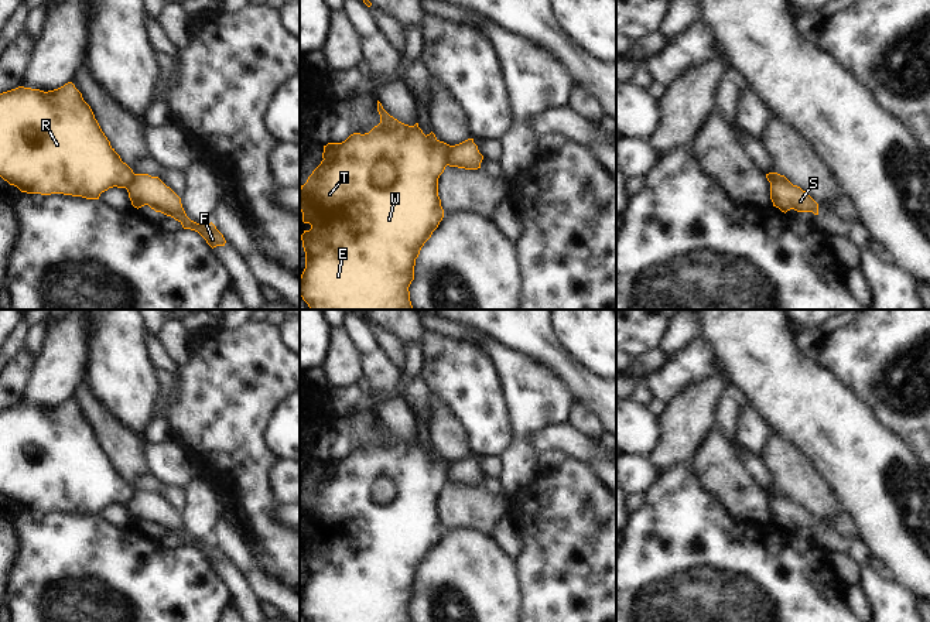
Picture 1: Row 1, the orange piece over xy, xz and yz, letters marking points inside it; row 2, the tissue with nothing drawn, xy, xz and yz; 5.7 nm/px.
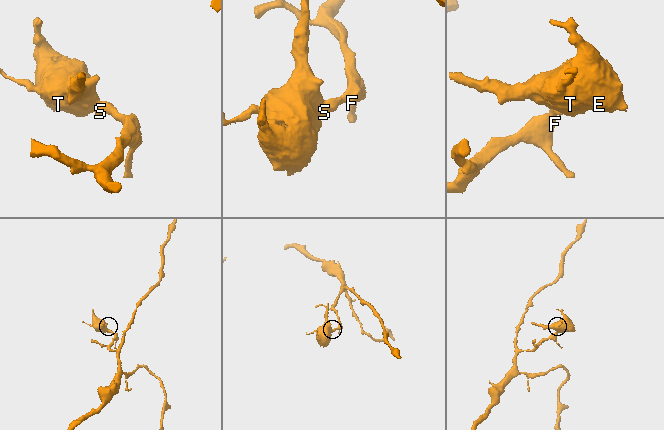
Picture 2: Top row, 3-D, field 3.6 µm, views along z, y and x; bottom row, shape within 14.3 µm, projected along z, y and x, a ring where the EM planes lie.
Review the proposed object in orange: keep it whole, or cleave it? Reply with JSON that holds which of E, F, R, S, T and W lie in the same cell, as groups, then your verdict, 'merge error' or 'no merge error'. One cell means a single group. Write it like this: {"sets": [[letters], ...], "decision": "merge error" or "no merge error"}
{"sets": [["E", "R", "T", "W"], ["F", "S"]], "decision": "merge error"}

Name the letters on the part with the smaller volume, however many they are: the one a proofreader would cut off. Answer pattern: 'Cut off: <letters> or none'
Cut off: E, R, T, W

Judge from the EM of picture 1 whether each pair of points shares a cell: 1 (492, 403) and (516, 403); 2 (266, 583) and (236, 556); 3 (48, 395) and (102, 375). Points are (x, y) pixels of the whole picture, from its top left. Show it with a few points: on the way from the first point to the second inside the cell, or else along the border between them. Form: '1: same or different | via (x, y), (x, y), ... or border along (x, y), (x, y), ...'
1: different | border along (496, 371), (512, 436)
2: same | via (259, 578), (243, 563)
3: different | border along (85, 339), (84, 373)

